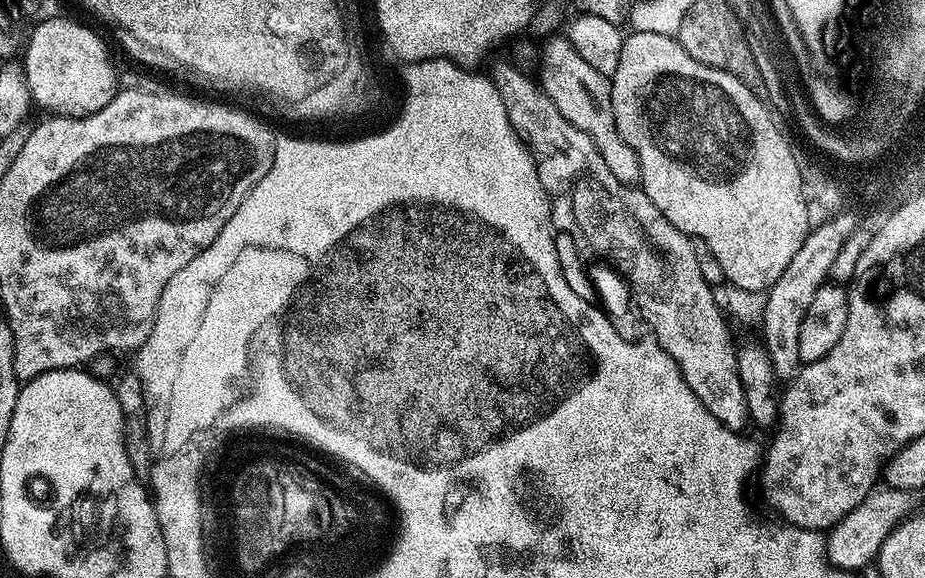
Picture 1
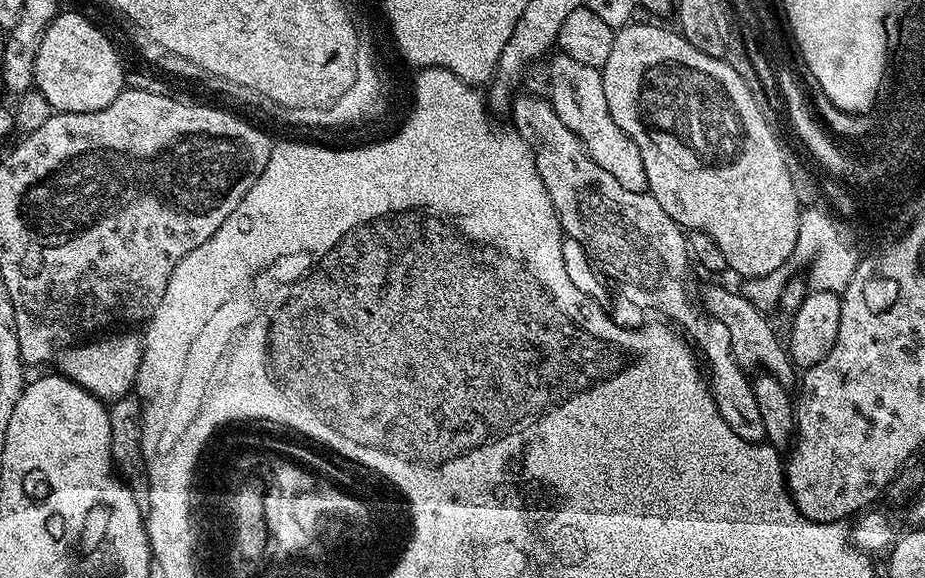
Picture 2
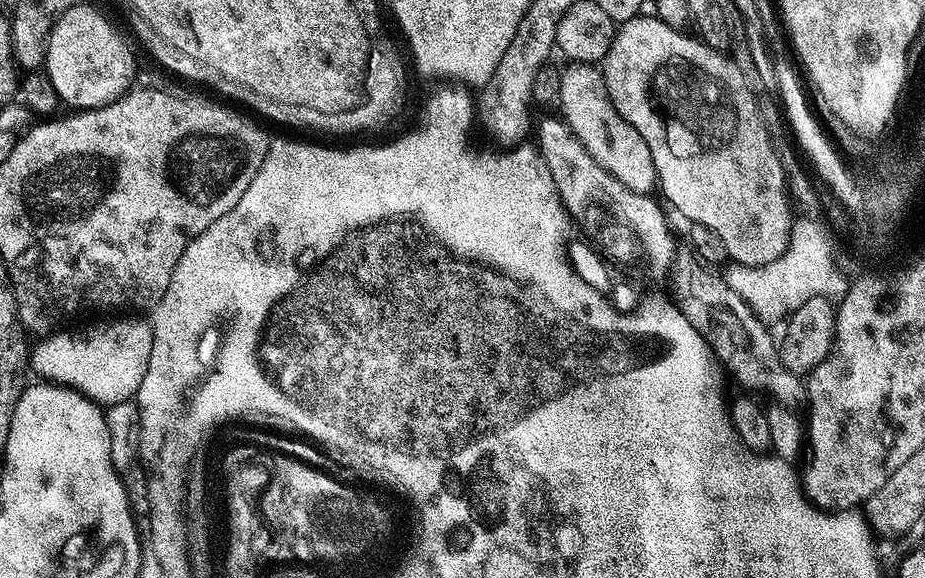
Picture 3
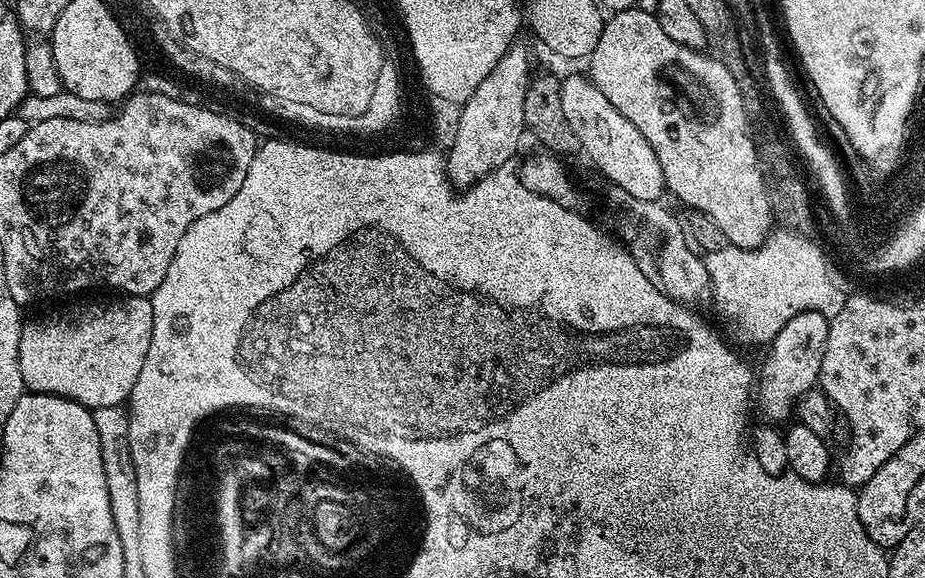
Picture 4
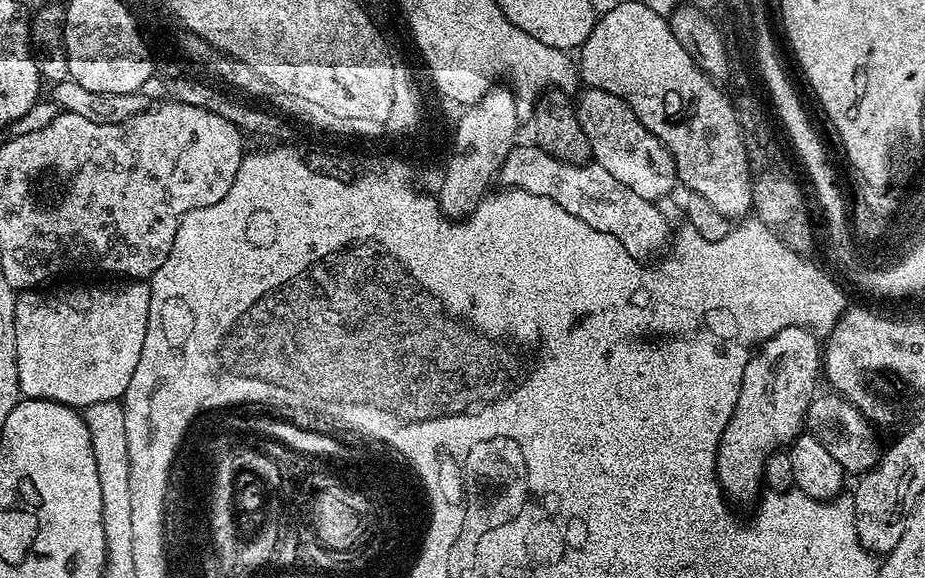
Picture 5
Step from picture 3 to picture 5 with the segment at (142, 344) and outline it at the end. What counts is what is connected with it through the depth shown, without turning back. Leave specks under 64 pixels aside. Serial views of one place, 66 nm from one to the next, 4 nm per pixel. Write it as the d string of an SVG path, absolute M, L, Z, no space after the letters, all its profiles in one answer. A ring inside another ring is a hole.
M128 280L121 284L124 284L121 288L80 288L76 296L43 296L43 291L40 290L24 290L17 295L14 306L14 330L21 397L29 400L53 400L77 410L88 408L94 402L110 402L123 397L126 386L130 386L134 366L138 366L138 358L142 354L142 342L146 342L146 322L150 318L150 290L148 284L142 280Z

